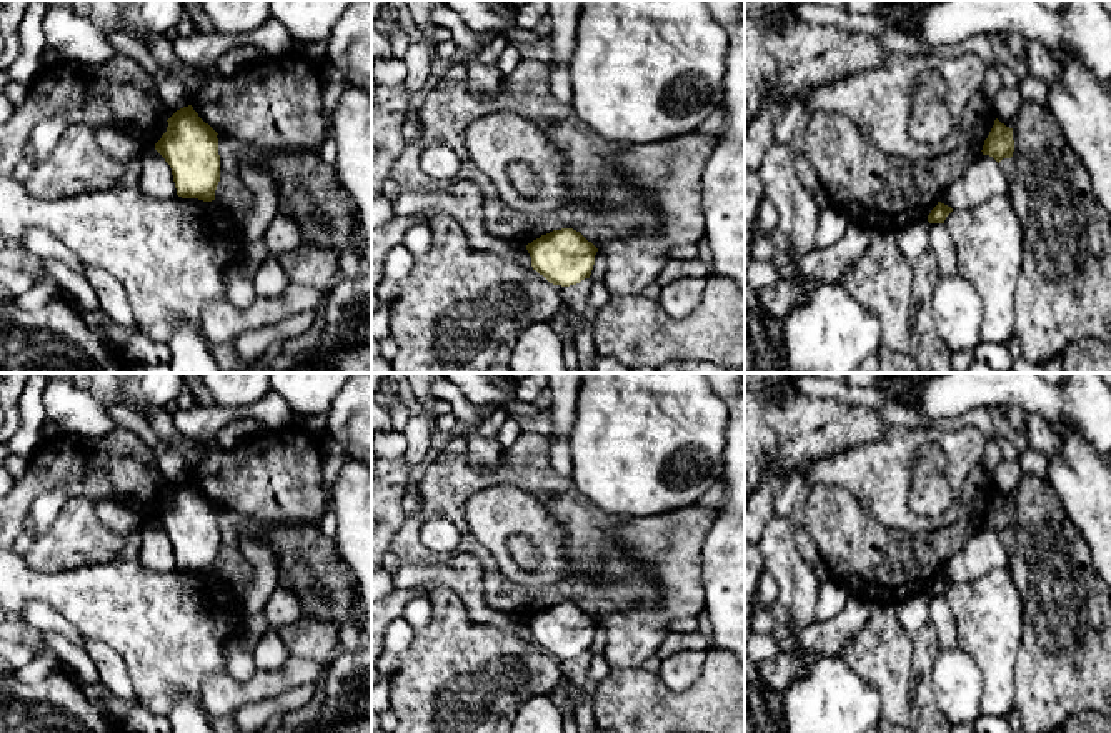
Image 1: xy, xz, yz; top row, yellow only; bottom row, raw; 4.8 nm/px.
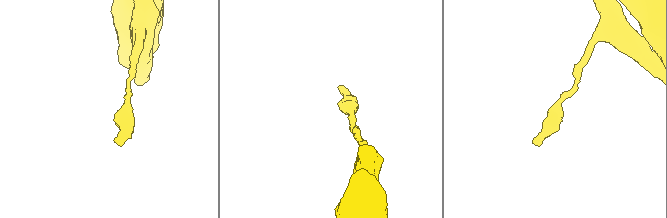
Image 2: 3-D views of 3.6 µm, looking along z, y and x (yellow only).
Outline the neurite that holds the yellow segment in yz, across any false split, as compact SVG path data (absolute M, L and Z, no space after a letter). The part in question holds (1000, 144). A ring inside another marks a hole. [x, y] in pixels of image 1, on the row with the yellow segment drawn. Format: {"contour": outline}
{"contour": "M996 118L981 152L993 157L998 163L1003 158L1011 158L1014 152L1013 128Z"}

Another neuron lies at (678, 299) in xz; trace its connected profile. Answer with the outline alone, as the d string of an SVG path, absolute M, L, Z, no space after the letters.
M703 277L676 278L661 288L658 302L670 317L686 317L701 303L706 280Z

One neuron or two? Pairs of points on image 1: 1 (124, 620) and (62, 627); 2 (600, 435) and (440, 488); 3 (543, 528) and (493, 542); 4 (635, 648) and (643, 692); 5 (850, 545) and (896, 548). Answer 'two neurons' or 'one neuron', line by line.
1: two neurons
2: two neurons
3: one neuron
4: two neurons
5: one neuron

